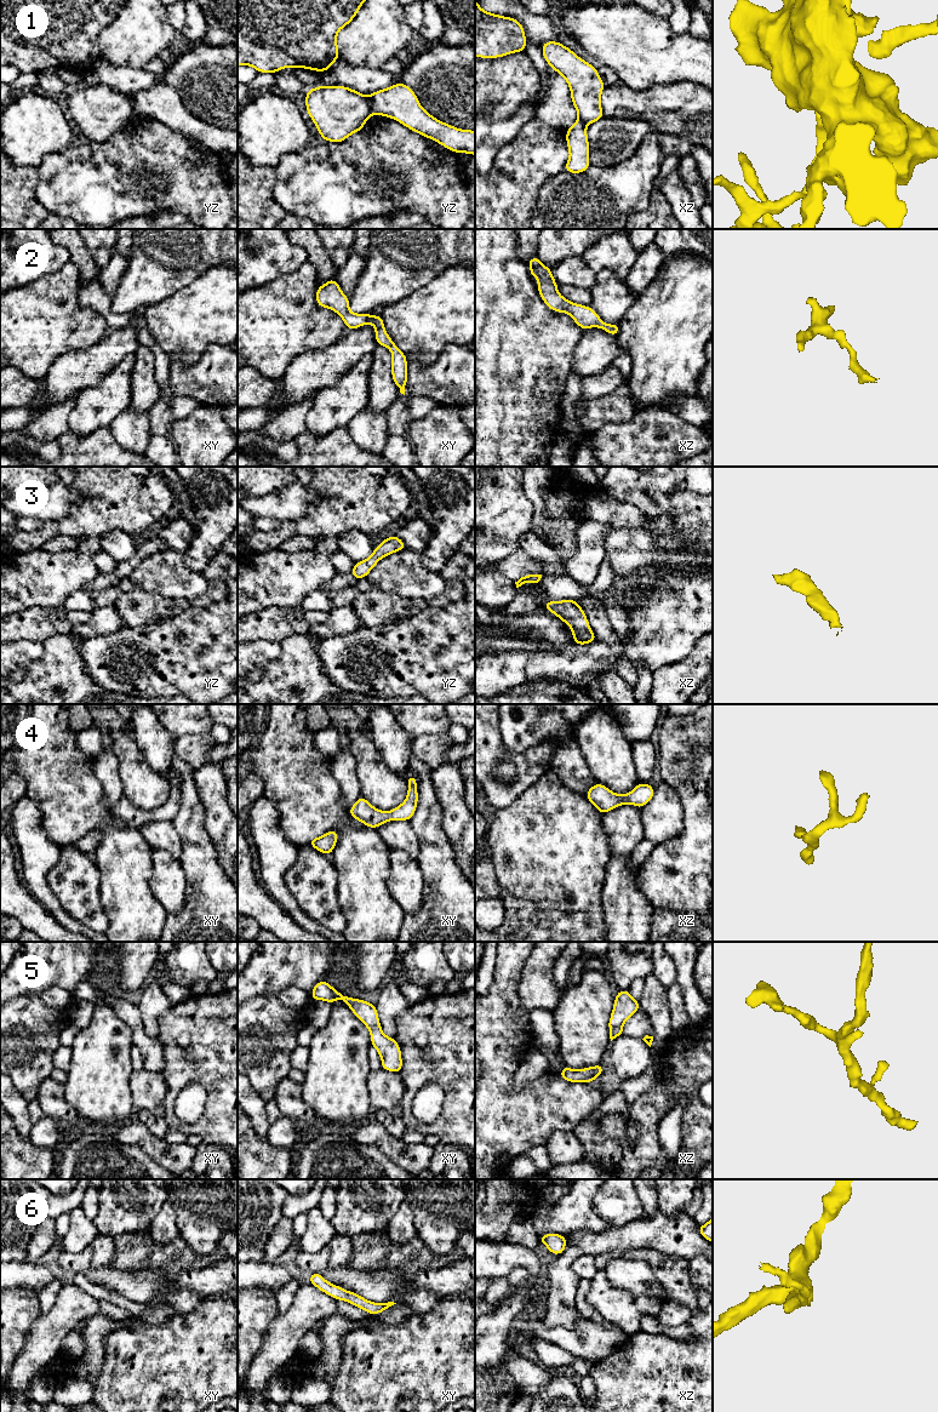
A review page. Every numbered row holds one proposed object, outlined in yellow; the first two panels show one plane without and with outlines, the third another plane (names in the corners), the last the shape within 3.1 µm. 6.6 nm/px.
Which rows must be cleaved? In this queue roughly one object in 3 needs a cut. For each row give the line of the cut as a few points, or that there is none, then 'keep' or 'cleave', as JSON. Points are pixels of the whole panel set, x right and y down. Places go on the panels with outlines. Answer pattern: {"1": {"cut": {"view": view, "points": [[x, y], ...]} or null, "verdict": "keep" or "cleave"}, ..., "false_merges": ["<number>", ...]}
{"1": {"cut": {"view": "yz", "points": [[367, 96], [367, 103], [373, 113]]}, "verdict": "cleave"}, "2": {"cut": null, "verdict": "keep"}, "3": {"cut": null, "verdict": "keep"}, "4": {"cut": null, "verdict": "keep"}, "5": {"cut": null, "verdict": "keep"}, "6": {"cut": null, "verdict": "keep"}, "false_merges": ["1"]}

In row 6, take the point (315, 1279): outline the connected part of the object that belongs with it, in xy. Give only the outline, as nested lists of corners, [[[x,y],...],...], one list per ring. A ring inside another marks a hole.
[[[320,1273],[309,1274],[309,1282],[322,1291],[324,1293],[328,1294],[330,1297],[337,1300],[345,1300],[354,1307],[358,1307],[371,1315],[377,1315],[383,1313],[389,1307],[396,1304],[394,1302],[388,1303],[374,1303],[365,1299],[362,1296],[347,1291],[337,1285],[333,1285],[326,1281]]]

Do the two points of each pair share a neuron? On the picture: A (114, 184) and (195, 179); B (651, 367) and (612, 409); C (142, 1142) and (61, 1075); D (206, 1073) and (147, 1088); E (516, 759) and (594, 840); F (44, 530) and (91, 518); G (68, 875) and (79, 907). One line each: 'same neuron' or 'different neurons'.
A: same neuron
B: different neurons
C: different neurons
D: different neurons
E: different neurons
F: same neuron
G: same neuron

